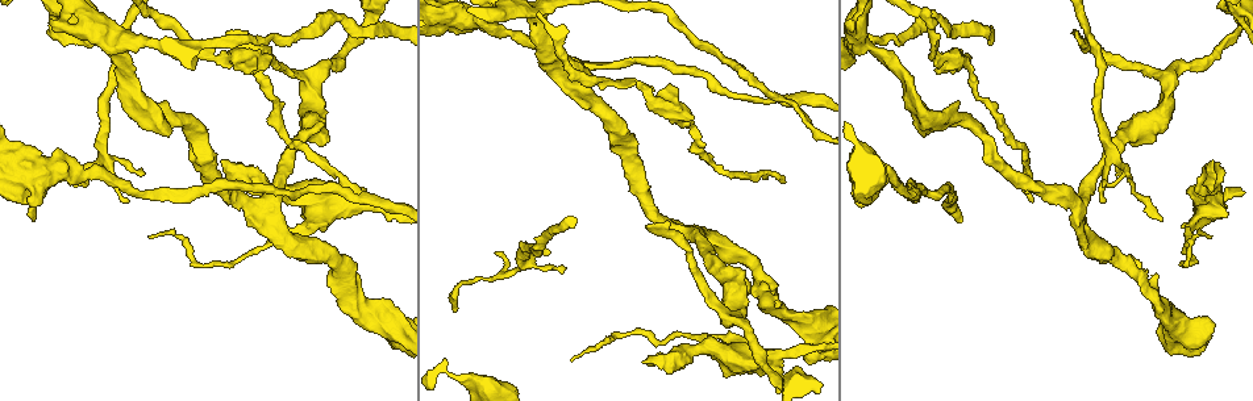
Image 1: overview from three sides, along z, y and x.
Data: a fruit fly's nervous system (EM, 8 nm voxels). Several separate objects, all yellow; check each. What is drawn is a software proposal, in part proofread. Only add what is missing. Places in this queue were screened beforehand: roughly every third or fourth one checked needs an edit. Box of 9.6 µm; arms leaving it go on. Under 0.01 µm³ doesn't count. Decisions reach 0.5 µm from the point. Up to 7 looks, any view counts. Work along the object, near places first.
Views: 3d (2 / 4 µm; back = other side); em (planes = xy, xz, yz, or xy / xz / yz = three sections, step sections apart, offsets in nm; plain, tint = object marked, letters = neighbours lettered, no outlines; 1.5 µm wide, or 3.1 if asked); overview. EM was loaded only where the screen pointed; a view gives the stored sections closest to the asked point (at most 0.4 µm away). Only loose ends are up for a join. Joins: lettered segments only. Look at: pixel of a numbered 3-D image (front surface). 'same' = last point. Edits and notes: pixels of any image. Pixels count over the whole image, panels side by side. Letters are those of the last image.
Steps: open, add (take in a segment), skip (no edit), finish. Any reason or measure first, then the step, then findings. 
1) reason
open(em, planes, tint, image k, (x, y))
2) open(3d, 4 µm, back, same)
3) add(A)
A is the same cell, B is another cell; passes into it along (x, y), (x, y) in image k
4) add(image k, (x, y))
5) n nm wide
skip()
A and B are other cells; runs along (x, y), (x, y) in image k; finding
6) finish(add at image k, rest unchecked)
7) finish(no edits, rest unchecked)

open(em, planes, letters, image 1, (227, 30))

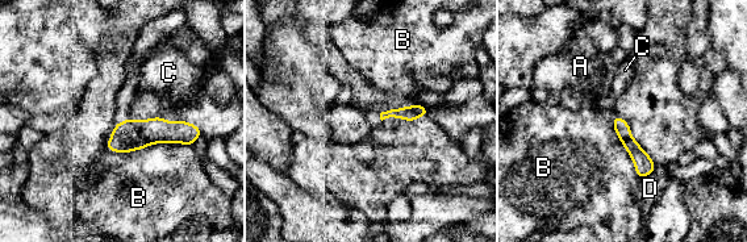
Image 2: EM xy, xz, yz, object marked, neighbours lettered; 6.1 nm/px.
skip()
A, B, C and D are other cells; none of them fits

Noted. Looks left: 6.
open(em, planes, tint, image 1, (1030, 199))

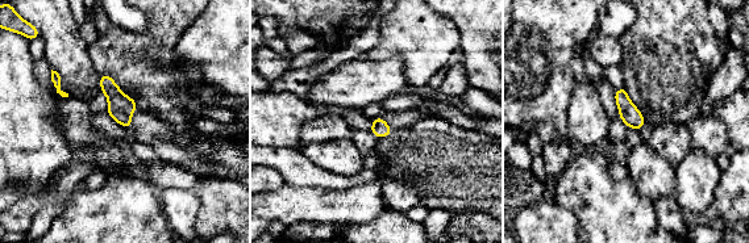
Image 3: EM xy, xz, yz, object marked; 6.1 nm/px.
open(em, planes, letters, same)

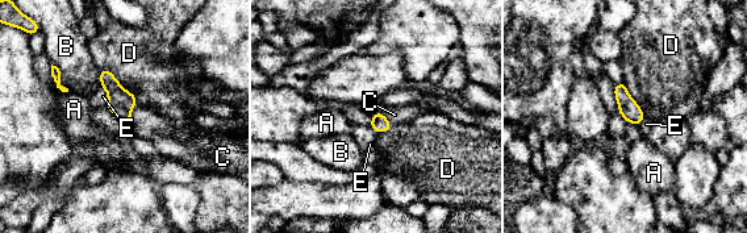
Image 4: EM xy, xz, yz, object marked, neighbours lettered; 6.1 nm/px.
100 nm wide
add(C)
C is the same cell, A, B, D and E are other cells; passes into it along (120, 102), (130, 112), (150, 125) in image 4; the neuron continues

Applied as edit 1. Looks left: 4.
finish(add at image 4, rest unchecked)

